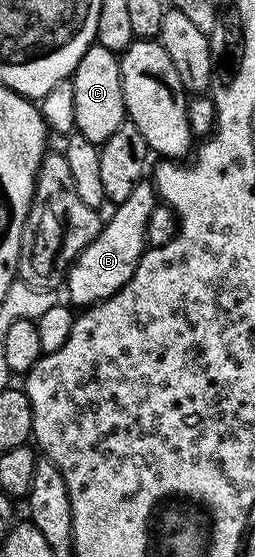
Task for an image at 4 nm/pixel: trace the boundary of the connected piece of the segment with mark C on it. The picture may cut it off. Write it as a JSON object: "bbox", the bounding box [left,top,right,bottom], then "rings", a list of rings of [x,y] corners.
{"bbox":[73,44,127,145],"rings":[[[99,44],[91,45],[81,55],[73,76],[73,115],[75,128],[89,143],[102,145],[127,121],[127,108],[121,91],[121,67],[119,66],[120,54],[109,51],[109,47]]]}

